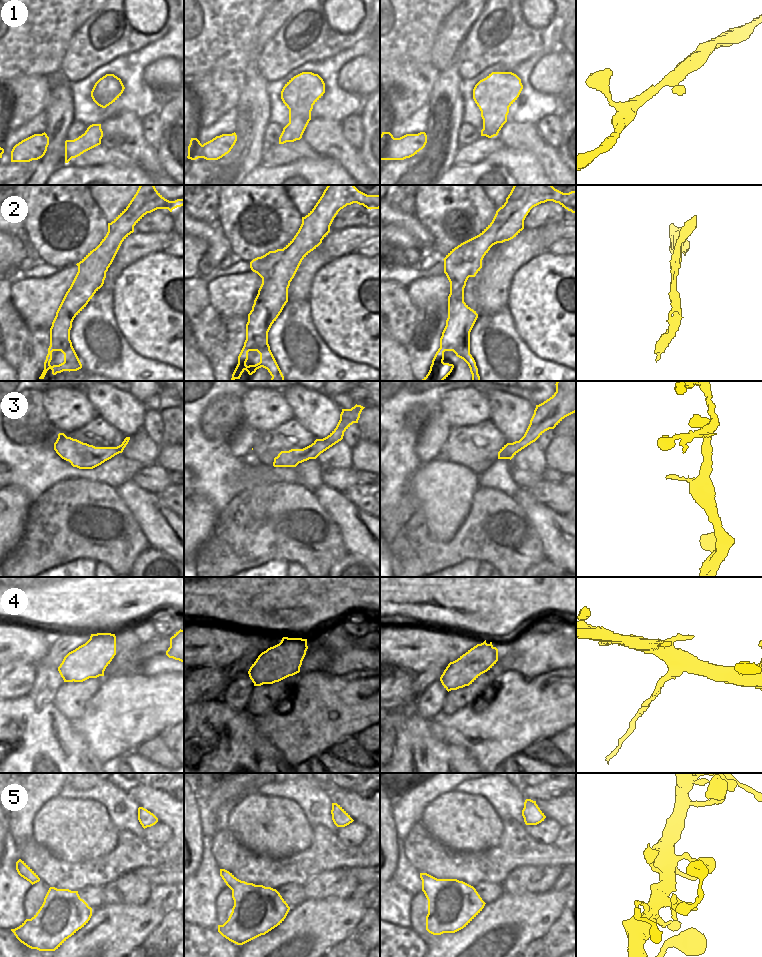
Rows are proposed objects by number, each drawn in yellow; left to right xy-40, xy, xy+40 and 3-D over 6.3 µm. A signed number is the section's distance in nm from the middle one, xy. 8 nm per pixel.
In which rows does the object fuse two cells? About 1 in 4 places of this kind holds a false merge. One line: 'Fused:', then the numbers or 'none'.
Fused: 4

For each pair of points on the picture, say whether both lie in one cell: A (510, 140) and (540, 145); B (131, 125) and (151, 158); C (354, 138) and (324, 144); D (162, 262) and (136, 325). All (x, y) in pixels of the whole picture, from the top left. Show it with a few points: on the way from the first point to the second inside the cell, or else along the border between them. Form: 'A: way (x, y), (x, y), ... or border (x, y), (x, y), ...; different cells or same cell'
A: way (517, 140), (531, 140), (533, 142); same cell
B: way (131, 133), (143, 150); same cell
C: border (340, 122), (343, 136), (358, 148); different cells
D: way (159, 278), (159, 302), (152, 309); same cell

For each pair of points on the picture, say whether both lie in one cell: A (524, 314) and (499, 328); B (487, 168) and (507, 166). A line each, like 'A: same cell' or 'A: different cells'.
A: different cells
B: same cell

